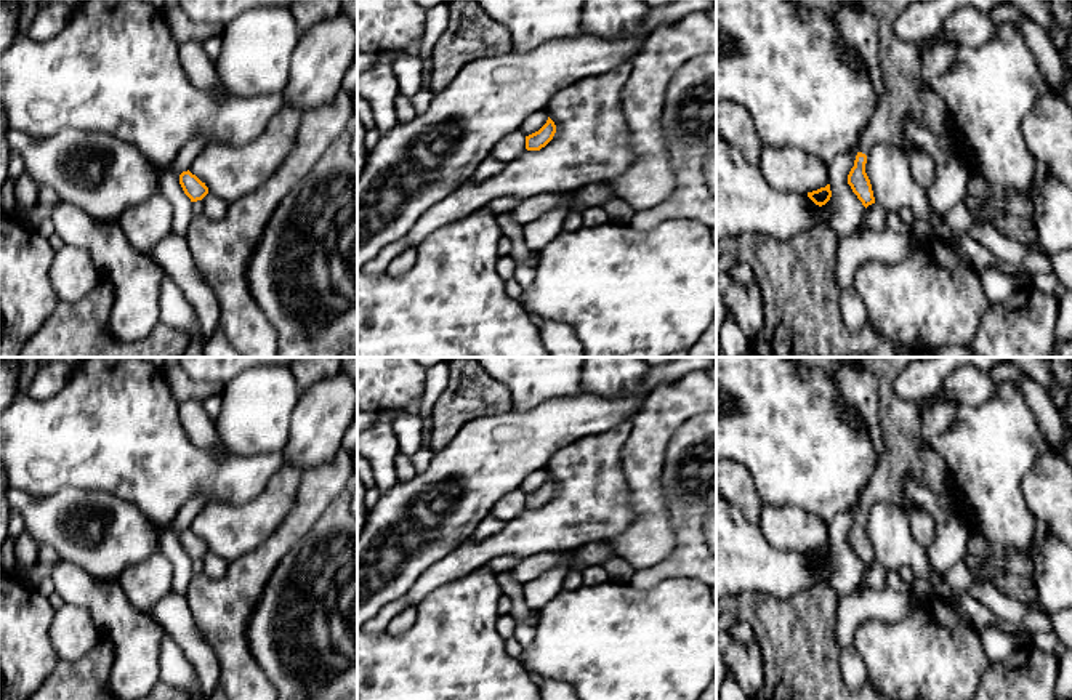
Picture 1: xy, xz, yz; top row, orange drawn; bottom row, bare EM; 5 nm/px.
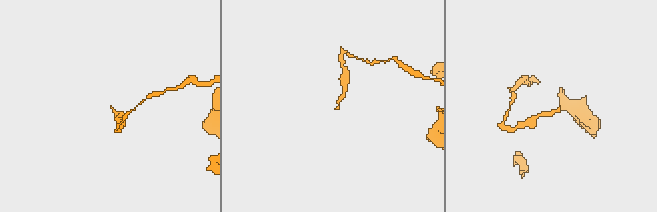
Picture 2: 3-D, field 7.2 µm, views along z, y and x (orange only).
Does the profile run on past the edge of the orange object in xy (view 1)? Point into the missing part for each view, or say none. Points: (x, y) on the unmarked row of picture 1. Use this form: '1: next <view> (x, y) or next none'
1: next none

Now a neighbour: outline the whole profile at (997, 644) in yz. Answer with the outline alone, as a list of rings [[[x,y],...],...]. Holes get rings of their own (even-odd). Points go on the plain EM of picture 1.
[[[987,626],[979,633],[982,649],[990,663],[1005,660],[1013,650],[1018,649],[1016,639],[1005,631]]]

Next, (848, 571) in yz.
[[[859,501],[846,511],[838,513],[828,524],[833,573],[828,581],[838,599],[852,593],[864,581],[865,565],[848,543],[848,533],[854,525]]]

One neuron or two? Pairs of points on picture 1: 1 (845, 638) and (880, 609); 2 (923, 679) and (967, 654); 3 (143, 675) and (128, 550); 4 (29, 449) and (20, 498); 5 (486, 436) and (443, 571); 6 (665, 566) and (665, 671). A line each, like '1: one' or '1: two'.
1: one
2: one
3: two
4: two
5: two
6: two

